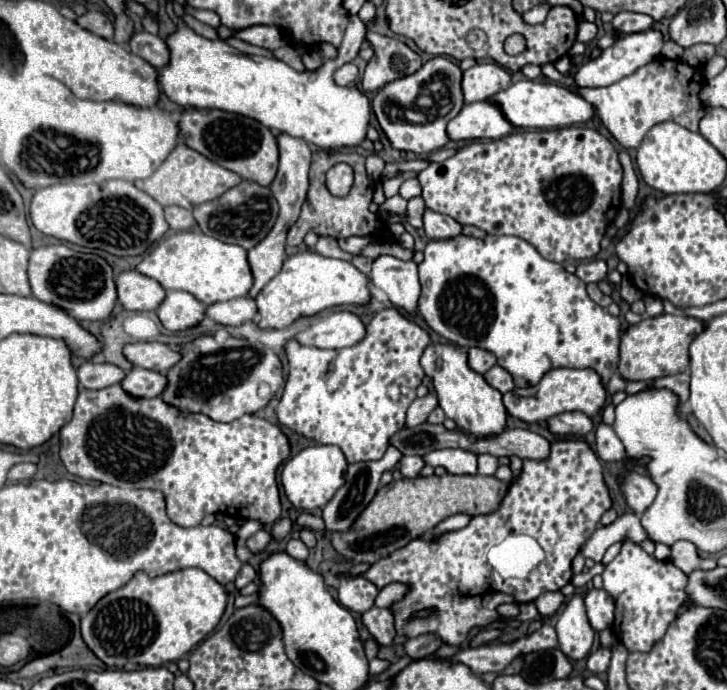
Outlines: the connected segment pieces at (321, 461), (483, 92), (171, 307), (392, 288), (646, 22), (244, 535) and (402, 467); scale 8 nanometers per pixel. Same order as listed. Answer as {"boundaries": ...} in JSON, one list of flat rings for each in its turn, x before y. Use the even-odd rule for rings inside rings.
{"boundaries":[[[309,446,303,448,297,456,293,456,281,472,281,484,285,488,287,498,295,508,303,510,315,510,323,508,333,494,345,484,345,472,347,472,347,460,337,446]],[[479,62,463,74,465,104,487,100,511,86,511,74,495,62]],[[167,292,167,298,157,308,157,316,171,332,197,326,205,318,205,304,189,292]],[[379,256,373,262,371,280,389,296,397,308,403,308,411,316,417,314,421,284,415,262,403,262,393,256]],[[619,12,613,16,613,28,619,30,621,34,643,32,643,30,651,28,653,22,655,20,651,20,651,16,639,14,639,12]],[[247,520,243,526,241,526,241,530,237,532,237,544,245,544,245,540,249,538,249,536,253,536,257,530,261,530,263,528,263,524,259,524,259,520]],[[403,456,401,464,399,464,399,472,405,478,417,478,417,474,421,472,421,468,425,466,421,456]]]}

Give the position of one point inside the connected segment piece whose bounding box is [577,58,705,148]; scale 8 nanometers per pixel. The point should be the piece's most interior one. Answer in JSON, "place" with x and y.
{"place":[664,89]}

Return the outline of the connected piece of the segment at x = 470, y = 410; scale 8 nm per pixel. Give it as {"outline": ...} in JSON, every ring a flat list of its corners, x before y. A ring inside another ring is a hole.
{"outline":[[429,344,421,356,421,366,431,380,439,398,439,406,447,418,455,420,457,428,473,438,497,436,507,428,507,410,501,392,491,388,481,374,467,366,467,354,449,344]]}

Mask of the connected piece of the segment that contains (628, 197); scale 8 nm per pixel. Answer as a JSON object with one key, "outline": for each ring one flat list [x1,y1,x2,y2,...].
{"outline":[[621,150,618,153,619,161,623,168,623,180,621,184,621,204,628,210,633,210,636,205,639,189,638,178,634,172,631,158,627,151]]}

